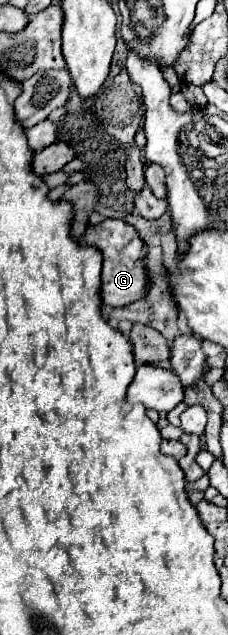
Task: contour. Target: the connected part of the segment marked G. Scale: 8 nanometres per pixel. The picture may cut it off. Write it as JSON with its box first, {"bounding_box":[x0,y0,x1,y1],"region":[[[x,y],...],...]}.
{"bounding_box":[80,220,148,306],"region":[[[104,220],[98,226],[88,226],[86,236],[80,244],[90,244],[102,250],[104,268],[102,268],[102,302],[108,306],[126,306],[134,300],[140,300],[142,292],[146,292],[146,252],[148,246],[138,236],[136,228],[132,228],[124,220]]]}

